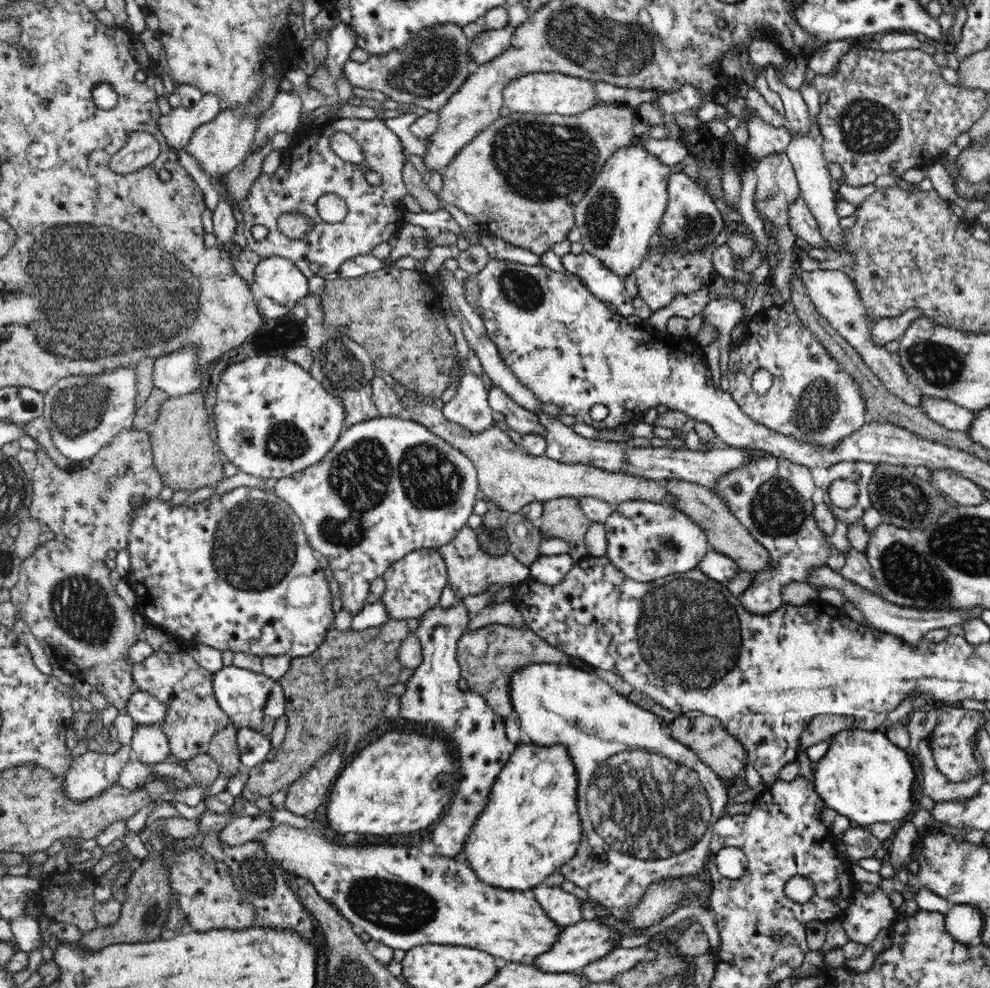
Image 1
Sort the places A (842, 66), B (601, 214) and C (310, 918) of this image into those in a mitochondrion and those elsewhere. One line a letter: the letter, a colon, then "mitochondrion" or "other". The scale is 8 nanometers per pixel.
A: other
B: mitochondrion
C: other

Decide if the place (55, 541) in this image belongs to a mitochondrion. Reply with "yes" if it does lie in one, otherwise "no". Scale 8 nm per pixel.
no

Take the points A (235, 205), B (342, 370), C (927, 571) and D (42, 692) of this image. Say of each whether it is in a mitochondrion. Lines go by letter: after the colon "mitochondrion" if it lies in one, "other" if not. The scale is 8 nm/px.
A: other
B: mitochondrion
C: mitochondrion
D: other

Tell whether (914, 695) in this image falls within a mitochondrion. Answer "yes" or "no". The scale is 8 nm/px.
no

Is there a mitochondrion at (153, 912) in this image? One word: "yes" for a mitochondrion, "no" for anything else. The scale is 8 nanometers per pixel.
yes

